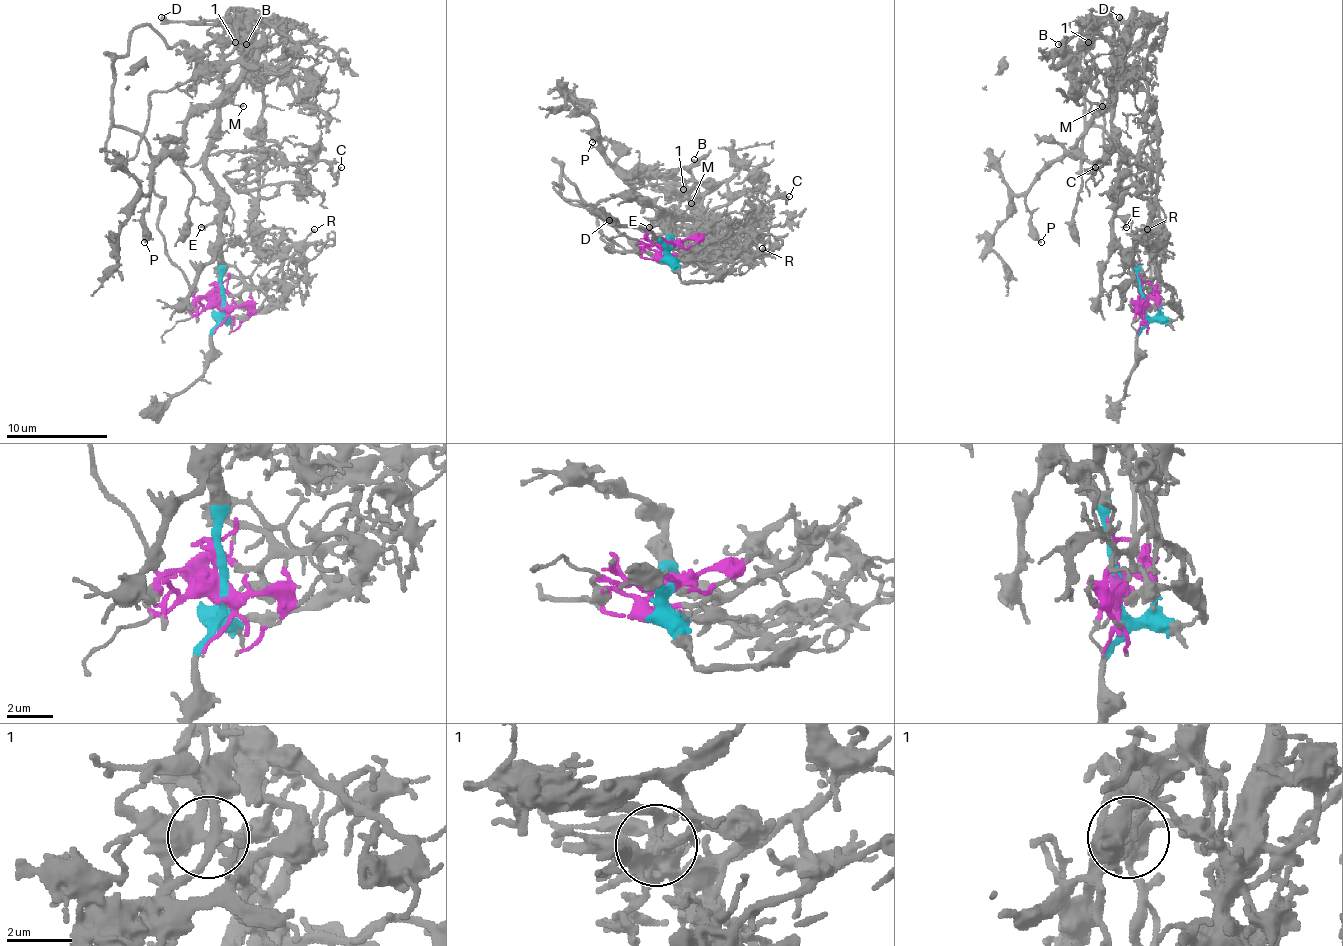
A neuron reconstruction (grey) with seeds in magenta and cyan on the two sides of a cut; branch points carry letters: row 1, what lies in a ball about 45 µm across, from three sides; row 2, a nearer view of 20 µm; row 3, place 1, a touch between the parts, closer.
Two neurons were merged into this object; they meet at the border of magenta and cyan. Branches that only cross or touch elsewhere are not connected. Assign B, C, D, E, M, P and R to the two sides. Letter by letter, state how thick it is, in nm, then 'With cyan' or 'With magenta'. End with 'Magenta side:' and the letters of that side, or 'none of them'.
B: Thickness 180 nm. With magenta
C: Thickness 130 nm. With magenta
D: Thickness 360 nm. With cyan
E: Thickness 180 nm. With cyan
M: Thickness 140 nm. With cyan
P: Thickness 400 nm. With cyan
R: Thickness 140 nm. With magenta
Magenta side: B, C, R

